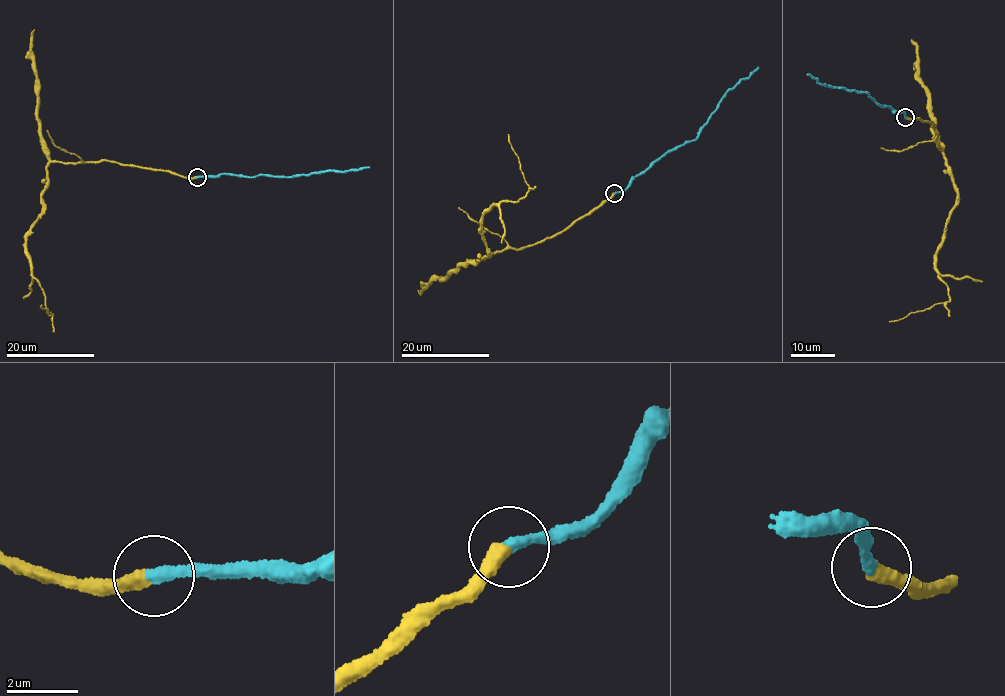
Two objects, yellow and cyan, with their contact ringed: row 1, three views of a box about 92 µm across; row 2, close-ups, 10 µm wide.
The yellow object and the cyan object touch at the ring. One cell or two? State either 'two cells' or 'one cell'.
one cell

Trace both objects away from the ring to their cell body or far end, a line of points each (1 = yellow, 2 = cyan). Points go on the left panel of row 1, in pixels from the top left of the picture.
1: (197, 176), (110, 160), (47, 166), (42, 215), (27, 237), (30, 270), (47, 313), (53, 314), (41, 306)
2: (197, 176), (225, 173), (251, 177), (305, 175), (326, 170), (343, 171), (369, 167)

